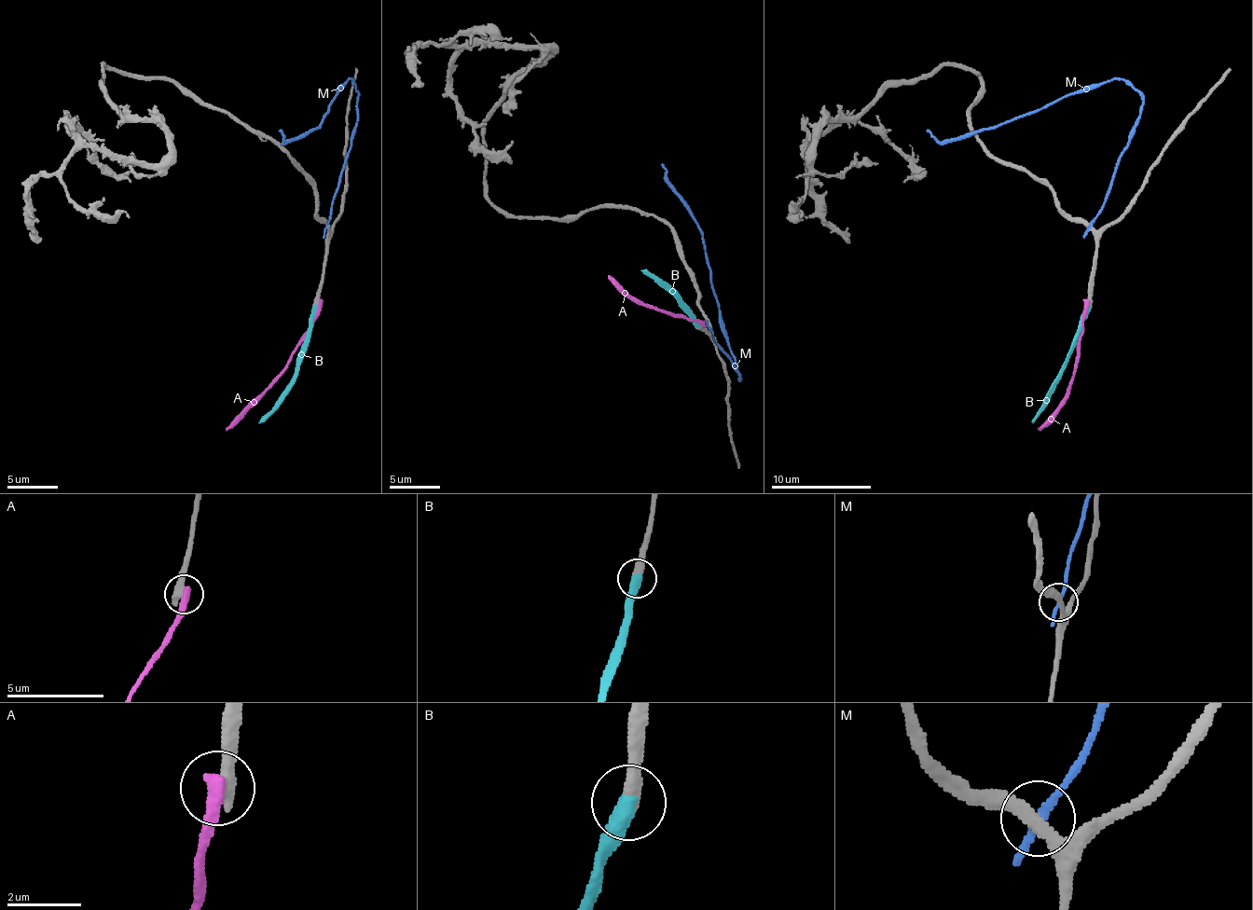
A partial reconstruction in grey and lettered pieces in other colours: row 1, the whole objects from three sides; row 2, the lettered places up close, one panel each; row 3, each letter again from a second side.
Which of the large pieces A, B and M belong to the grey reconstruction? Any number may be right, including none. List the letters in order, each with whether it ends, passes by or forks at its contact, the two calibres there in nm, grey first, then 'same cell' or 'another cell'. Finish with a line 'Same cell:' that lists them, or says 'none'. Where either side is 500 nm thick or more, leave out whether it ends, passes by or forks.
A: it ends there; 440 nm thick on the grey side, 440 nm on the other; another cell
B: 400 nm thick on the grey side, 500 nm on the other; same cell
M: it passes by; 260 nm thick on the grey side, 190 nm on the other; another cell
Same cell: B

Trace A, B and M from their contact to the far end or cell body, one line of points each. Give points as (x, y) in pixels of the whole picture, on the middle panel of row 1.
A: (701, 325), (695, 320), (635, 302), (608, 277)
B: (698, 325), (678, 300), (640, 269)
M: (709, 327), (716, 342), (731, 358), (738, 380), (698, 222), (667, 179), (663, 164)

